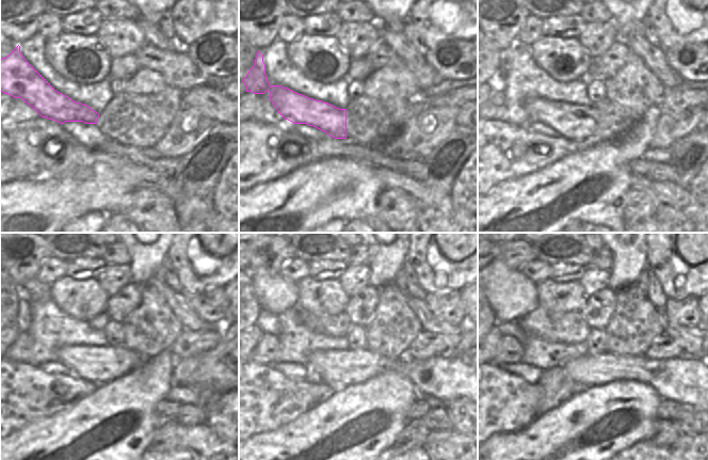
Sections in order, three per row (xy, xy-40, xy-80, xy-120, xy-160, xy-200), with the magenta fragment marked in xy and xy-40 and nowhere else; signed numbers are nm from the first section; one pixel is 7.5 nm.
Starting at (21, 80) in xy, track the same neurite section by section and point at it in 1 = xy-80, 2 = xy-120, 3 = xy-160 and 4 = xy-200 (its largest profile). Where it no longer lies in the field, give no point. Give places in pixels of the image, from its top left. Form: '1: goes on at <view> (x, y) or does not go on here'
1: goes on at xy-80 (577, 122)
2: goes on at xy-120 (101, 364)
3: goes on at xy-160 (446, 379)
4: goes on at xy-200 (689, 381)

